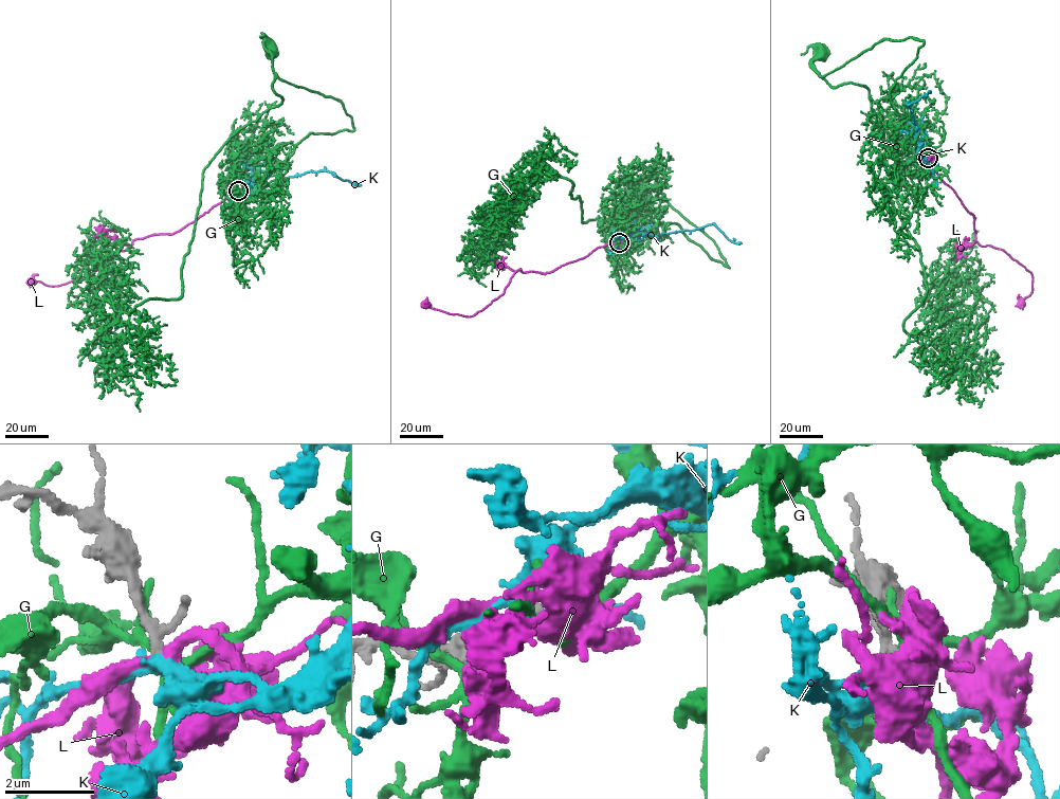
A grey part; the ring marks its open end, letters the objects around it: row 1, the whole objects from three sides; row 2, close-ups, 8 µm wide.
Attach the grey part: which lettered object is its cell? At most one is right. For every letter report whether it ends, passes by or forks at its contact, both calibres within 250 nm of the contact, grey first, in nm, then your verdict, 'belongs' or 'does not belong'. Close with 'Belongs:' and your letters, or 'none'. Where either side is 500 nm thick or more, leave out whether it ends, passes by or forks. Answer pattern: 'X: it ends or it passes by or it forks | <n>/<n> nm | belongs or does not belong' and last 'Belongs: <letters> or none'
G: it forks | 190/200 nm | does not belong
K: it forks | 180/200 nm | belongs
L: it passes by | 180/280 nm | does not belong
Belongs: K

